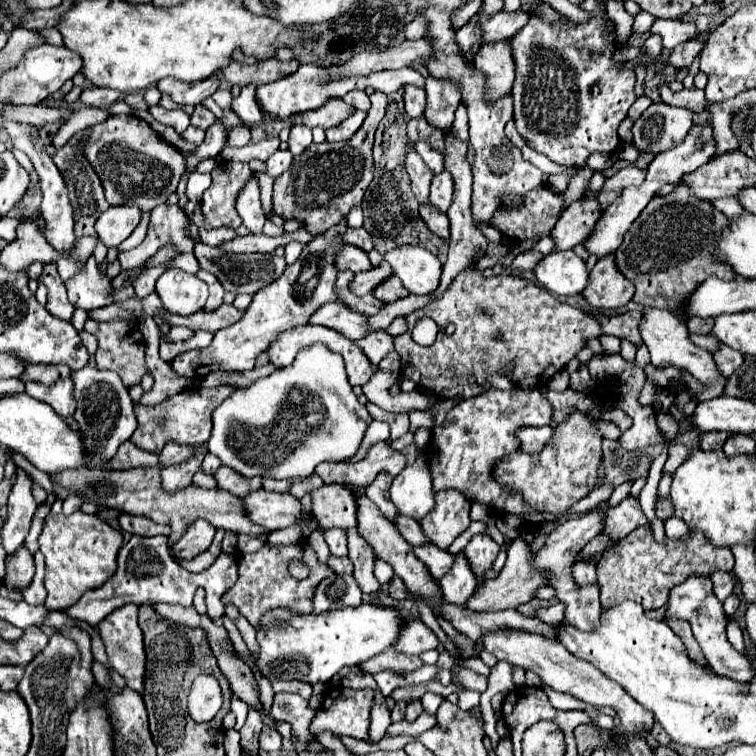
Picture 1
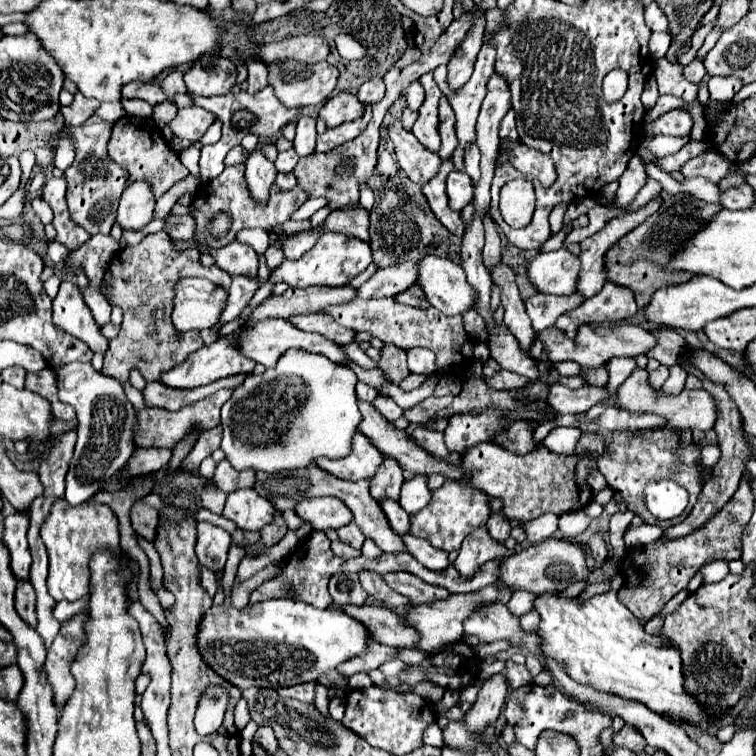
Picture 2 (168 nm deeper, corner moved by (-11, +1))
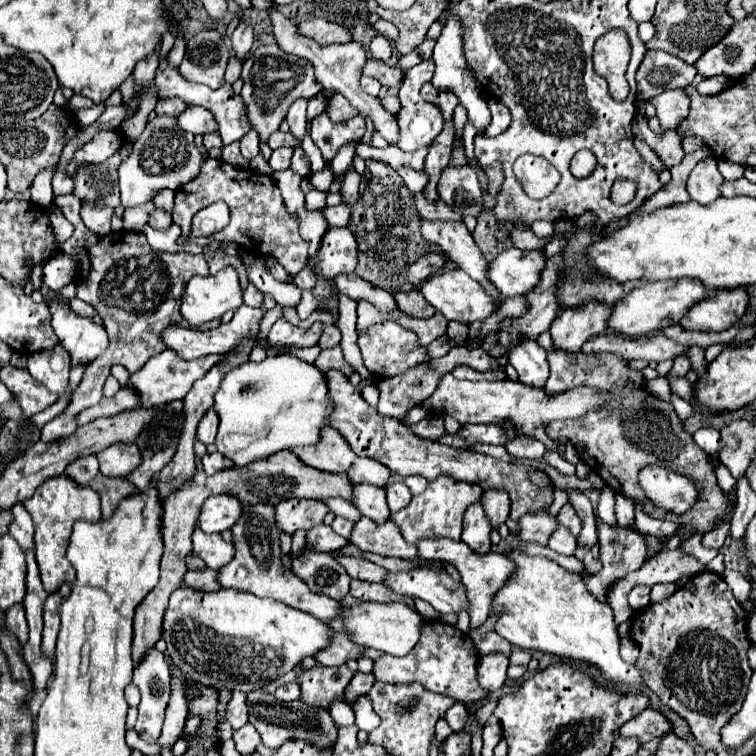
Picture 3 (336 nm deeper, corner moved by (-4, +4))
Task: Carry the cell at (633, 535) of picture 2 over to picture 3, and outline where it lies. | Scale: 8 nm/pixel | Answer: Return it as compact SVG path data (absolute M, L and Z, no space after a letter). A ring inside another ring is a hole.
M606 486L604 490L602 490L602 494L600 494L600 502L598 502L598 518L602 520L602 522L606 522L606 524L610 524L610 526L618 526L618 522L616 522L616 514L614 514L614 492Z

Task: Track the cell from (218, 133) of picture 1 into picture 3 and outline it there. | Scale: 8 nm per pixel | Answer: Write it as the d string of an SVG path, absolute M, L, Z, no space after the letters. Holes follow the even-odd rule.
M146 202L144 206L136 206L136 208L126 208L122 214L124 220L124 230L132 230L132 232L142 232L144 226L148 224L150 212L154 212L156 206L154 202Z

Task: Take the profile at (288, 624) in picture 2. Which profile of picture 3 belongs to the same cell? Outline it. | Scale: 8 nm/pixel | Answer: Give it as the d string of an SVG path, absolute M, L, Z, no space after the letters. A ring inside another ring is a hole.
M192 588L174 590L164 614L162 632L174 664L180 666L190 680L218 690L226 688L242 692L252 692L258 688L264 690L276 678L302 664L304 658L316 656L316 652L324 650L334 634L332 630L328 630L326 622L308 612L284 606L282 602L276 602L272 598L256 598L254 594L232 588L222 588L220 592L198 592Z

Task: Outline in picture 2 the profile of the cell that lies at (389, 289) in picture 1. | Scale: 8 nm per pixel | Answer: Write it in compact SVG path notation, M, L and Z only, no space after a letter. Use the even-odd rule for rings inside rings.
M413 285L411 289L399 293L399 297L395 297L395 301L409 305L409 307L417 307L417 309L429 309L429 301L425 299L425 293L419 285Z

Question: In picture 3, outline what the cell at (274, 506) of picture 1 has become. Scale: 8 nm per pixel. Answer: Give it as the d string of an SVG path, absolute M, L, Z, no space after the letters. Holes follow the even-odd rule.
M228 494L210 496L200 512L200 528L208 534L212 532L224 532L230 530L238 520L242 512L242 502L238 498L232 498Z

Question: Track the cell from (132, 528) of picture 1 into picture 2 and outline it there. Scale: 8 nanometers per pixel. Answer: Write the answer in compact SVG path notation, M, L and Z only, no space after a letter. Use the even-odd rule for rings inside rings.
M139 499L139 501L133 503L129 515L131 515L131 527L133 527L133 531L137 535L145 537L147 541L153 541L155 539L155 527L159 523L157 509L151 507L151 505L147 505L147 503L143 503Z

